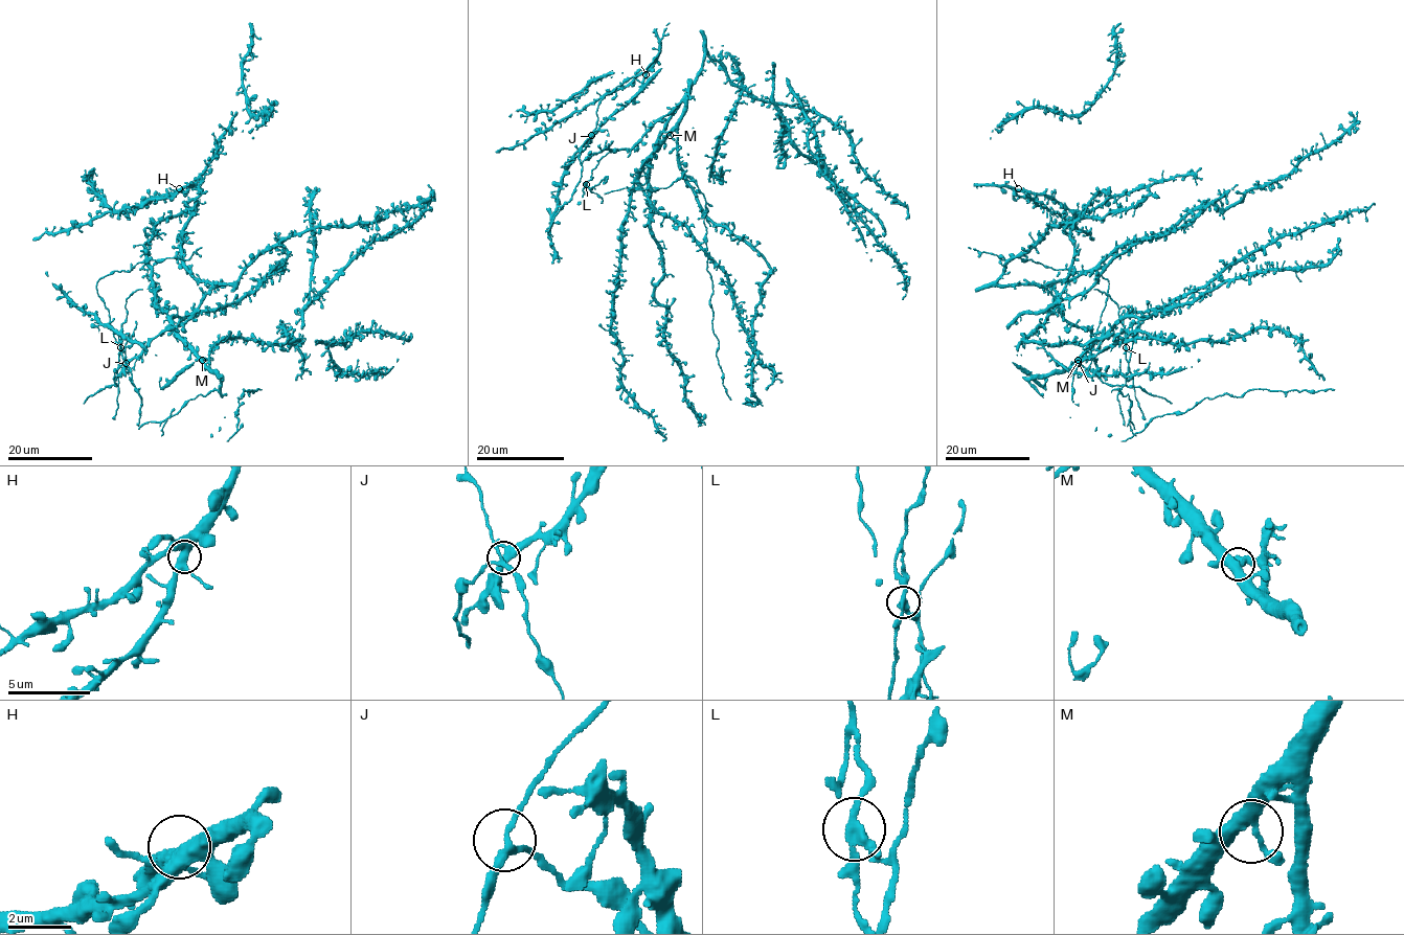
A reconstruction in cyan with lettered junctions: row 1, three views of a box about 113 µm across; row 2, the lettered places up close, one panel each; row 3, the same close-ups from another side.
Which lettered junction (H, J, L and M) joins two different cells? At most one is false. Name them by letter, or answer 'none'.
L

